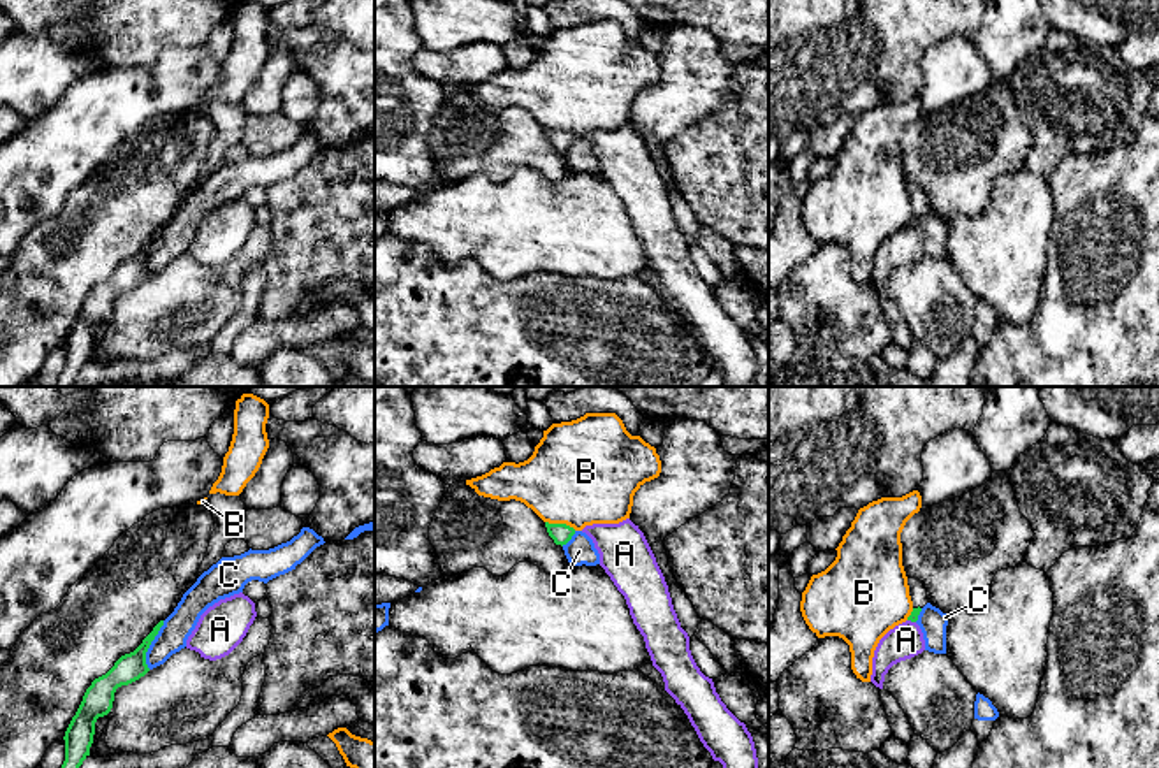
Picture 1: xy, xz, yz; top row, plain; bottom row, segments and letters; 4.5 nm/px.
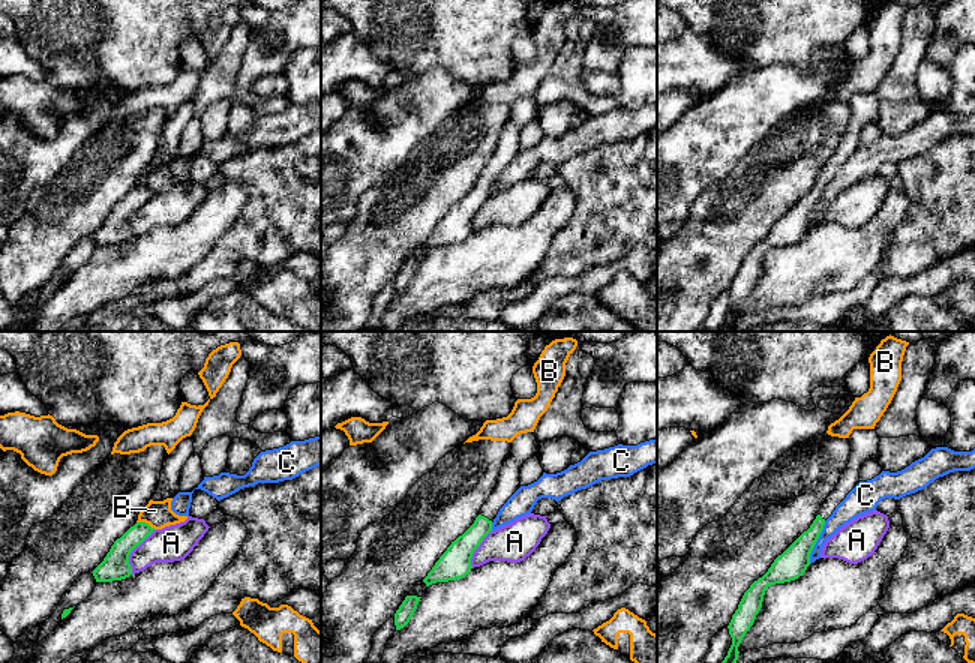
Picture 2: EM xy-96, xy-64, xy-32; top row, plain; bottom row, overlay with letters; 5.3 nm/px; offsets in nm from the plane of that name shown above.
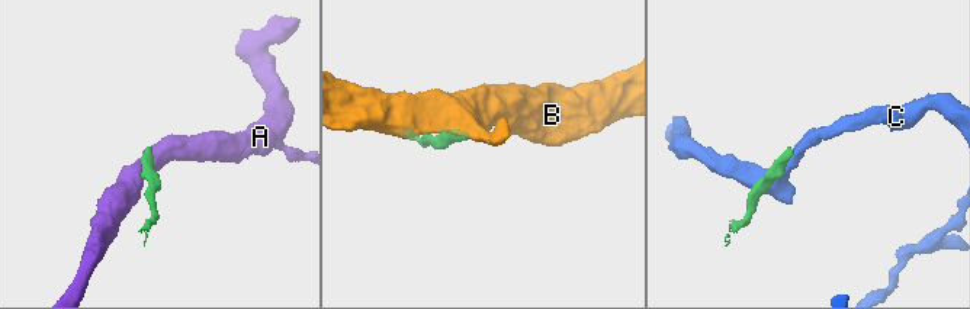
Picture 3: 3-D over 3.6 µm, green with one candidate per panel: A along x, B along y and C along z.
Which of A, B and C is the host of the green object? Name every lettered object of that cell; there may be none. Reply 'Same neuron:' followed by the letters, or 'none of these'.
Same neuron: none of these

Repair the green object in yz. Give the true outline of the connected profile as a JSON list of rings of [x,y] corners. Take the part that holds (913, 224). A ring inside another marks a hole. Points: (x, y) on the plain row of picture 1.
[[[908,185],[909,192],[909,202],[913,207],[913,218],[908,223],[908,227],[916,228],[922,214],[929,209],[927,195],[925,192],[916,185]]]

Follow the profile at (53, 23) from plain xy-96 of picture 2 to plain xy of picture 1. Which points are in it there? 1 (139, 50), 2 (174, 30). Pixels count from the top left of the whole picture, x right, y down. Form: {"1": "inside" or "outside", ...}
{"1": "inside", "2": "inside"}

